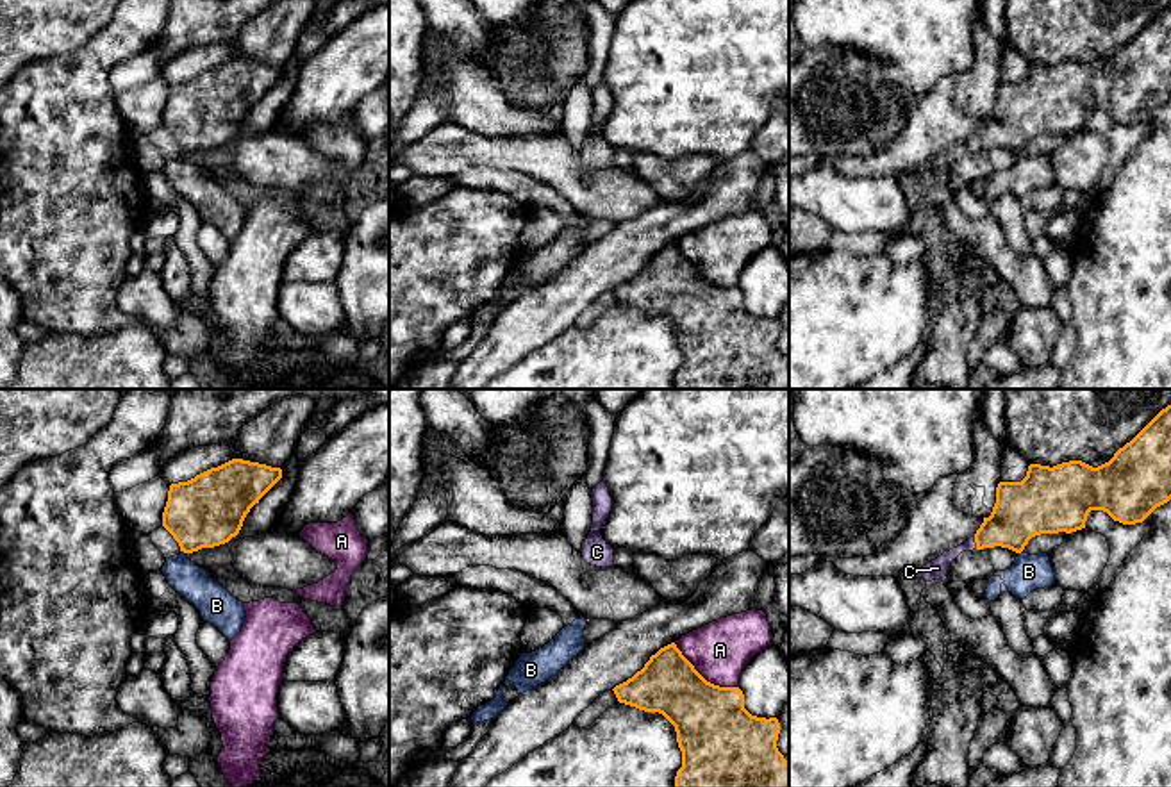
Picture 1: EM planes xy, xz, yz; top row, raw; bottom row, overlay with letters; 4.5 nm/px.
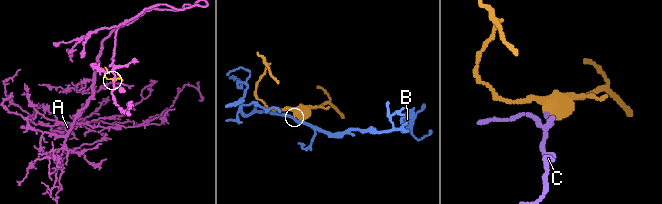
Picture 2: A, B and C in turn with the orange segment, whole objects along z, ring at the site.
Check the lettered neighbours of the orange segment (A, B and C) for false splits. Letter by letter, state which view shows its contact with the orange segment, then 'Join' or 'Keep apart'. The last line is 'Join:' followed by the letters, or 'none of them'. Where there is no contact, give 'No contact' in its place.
A: Touches orange in xz. Keep apart
B: Touches orange in xy. Keep apart
C: Touches orange in yz. Join
Join: C

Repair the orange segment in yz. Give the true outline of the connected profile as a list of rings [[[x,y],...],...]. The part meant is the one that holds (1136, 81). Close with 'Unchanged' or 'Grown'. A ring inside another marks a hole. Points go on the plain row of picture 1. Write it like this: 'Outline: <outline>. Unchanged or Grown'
Outline: [[[1171,5],[1162,9],[1130,43],[1119,48],[1114,57],[1092,68],[1082,61],[1069,61],[1057,64],[1053,68],[1030,64],[1026,77],[1021,82],[1000,82],[996,87],[996,104],[989,118],[984,118],[984,123],[976,130],[973,137],[969,137],[964,145],[944,152],[941,157],[934,159],[919,171],[907,171],[903,175],[912,175],[925,182],[939,180],[948,175],[951,162],[962,152],[984,150],[984,148],[1009,148],[1016,153],[1021,153],[1028,141],[1041,134],[1059,134],[1059,132],[1076,132],[1085,128],[1085,121],[1091,111],[1103,111],[1114,121],[1123,125],[1142,123],[1157,107],[1167,104],[1171,100]]]. Grown

